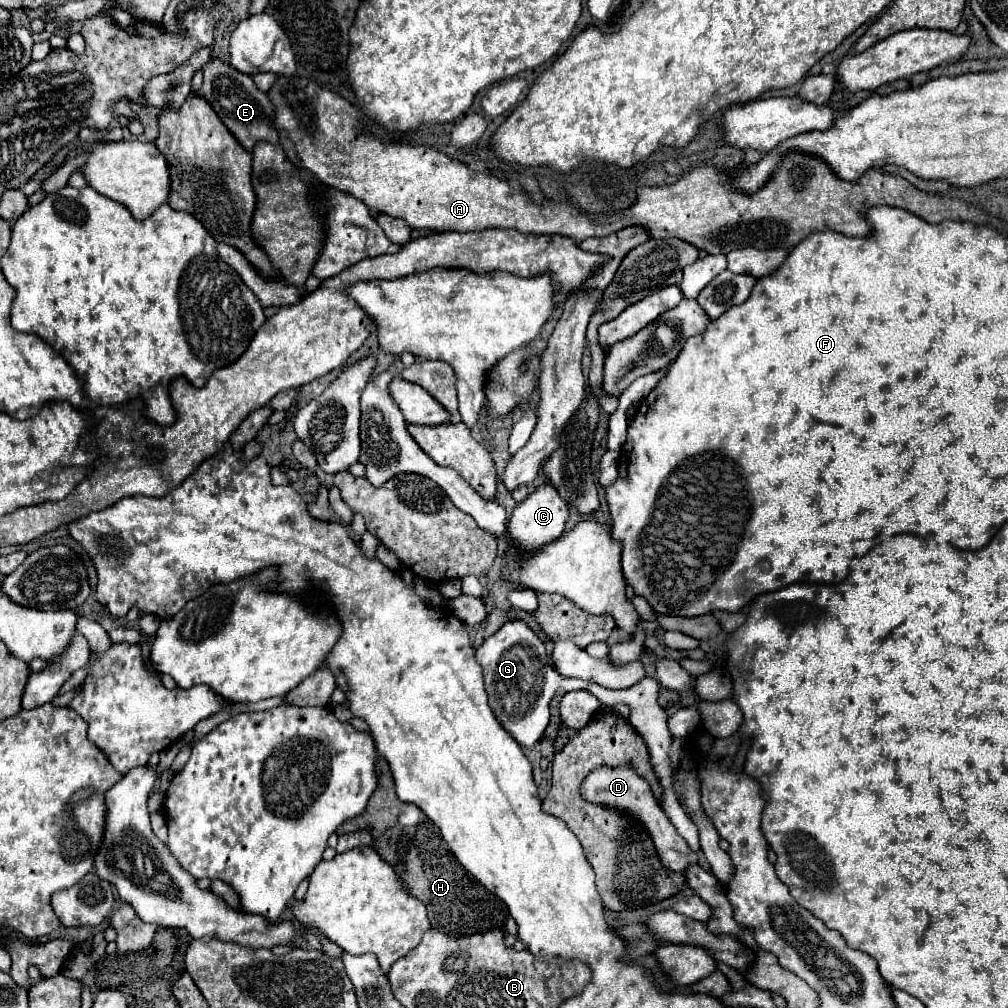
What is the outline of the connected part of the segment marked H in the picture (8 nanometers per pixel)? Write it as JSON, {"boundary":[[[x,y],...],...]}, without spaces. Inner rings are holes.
{"boundary":[[[383,757],[375,759],[375,773],[379,779],[375,795],[369,799],[361,815],[337,827],[337,835],[365,829],[365,827],[371,829],[375,837],[377,853],[381,855],[383,861],[395,867],[395,873],[401,879],[403,887],[409,893],[413,893],[413,897],[425,903],[431,927],[447,935],[471,935],[471,933],[485,933],[489,929],[503,929],[509,919],[507,907],[499,897],[489,893],[477,879],[467,877],[465,869],[461,867],[461,863],[455,859],[455,855],[443,841],[439,829],[431,821],[425,821],[423,827],[403,827],[397,821],[403,803],[395,795],[391,769]],[[461,881],[469,881],[469,883],[461,883]]]}

